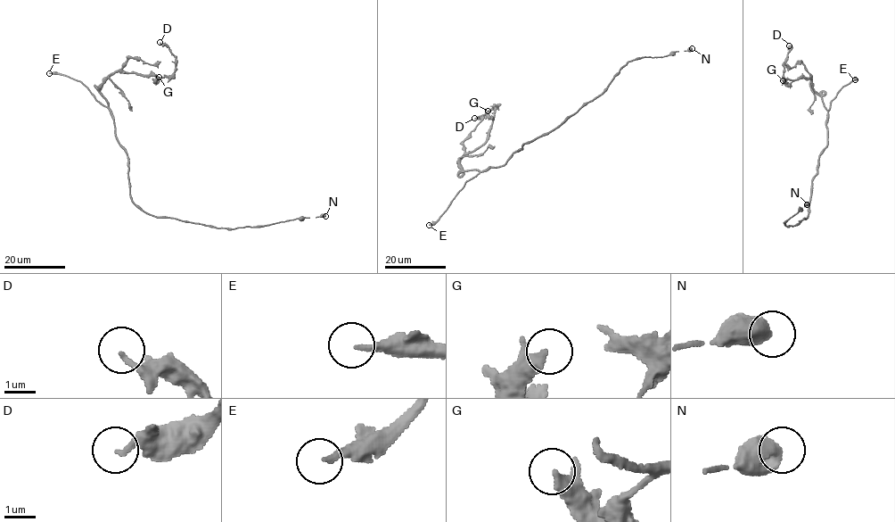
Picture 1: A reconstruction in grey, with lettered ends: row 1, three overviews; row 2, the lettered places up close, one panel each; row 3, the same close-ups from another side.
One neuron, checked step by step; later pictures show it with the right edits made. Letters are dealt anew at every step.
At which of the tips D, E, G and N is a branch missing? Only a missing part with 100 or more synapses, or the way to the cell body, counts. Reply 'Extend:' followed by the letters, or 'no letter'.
Extend: E

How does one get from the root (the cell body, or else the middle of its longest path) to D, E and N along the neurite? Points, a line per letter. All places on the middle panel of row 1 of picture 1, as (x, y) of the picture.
D: (523, 144), (502, 165), (464, 170), (460, 161), (485, 142), (496, 105), (474, 118)
E: (523, 144), (504, 164), (483, 170), (467, 181), (446, 211), (429, 225)
N: (523, 144), (558, 127), (595, 99), (628, 62), (644, 57), (667, 56), (692, 48)

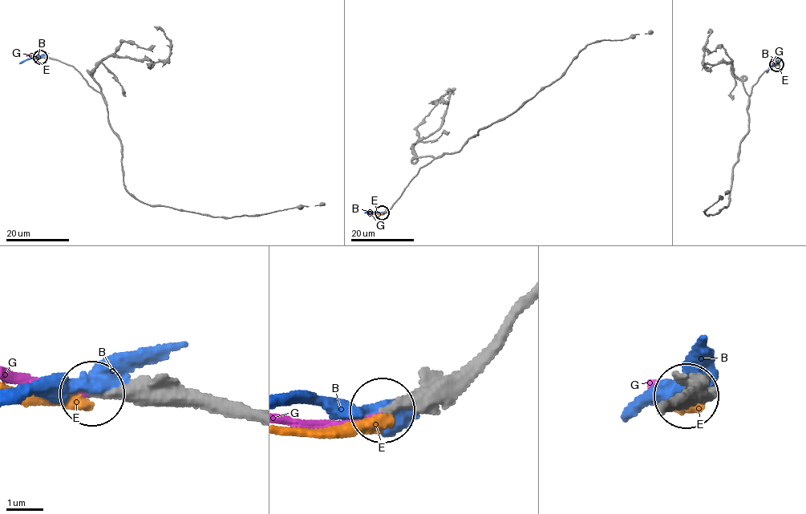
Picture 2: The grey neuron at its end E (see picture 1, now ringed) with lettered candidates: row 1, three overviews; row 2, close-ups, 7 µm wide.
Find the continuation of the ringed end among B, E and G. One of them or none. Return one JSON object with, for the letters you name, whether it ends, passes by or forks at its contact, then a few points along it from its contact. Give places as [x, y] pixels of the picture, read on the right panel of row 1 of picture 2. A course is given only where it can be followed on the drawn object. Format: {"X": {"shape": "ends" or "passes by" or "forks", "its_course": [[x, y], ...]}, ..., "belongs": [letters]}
{"G": {"shape": "ends"}, "belongs": ["G"]}

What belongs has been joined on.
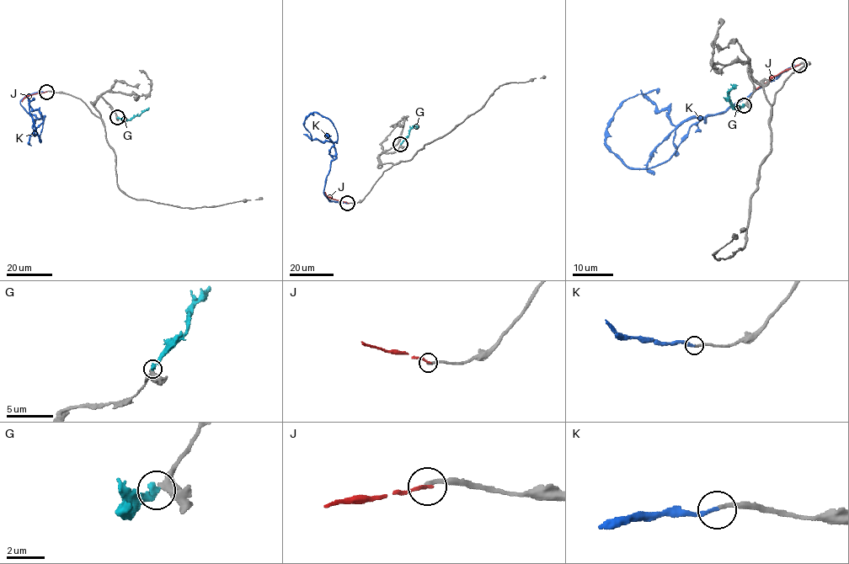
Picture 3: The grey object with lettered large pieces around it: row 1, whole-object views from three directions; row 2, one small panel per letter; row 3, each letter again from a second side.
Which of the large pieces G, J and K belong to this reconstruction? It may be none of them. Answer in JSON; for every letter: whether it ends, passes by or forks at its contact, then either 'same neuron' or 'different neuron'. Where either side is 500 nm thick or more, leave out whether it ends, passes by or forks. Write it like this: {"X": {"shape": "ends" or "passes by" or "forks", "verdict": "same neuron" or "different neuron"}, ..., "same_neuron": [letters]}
{"G": {"shape": "ends", "verdict": "different neuron"}, "J": {"shape": "ends", "verdict": "different neuron"}, "K": {"shape": "ends", "verdict": "same neuron"}, "same_neuron": ["K"]}

